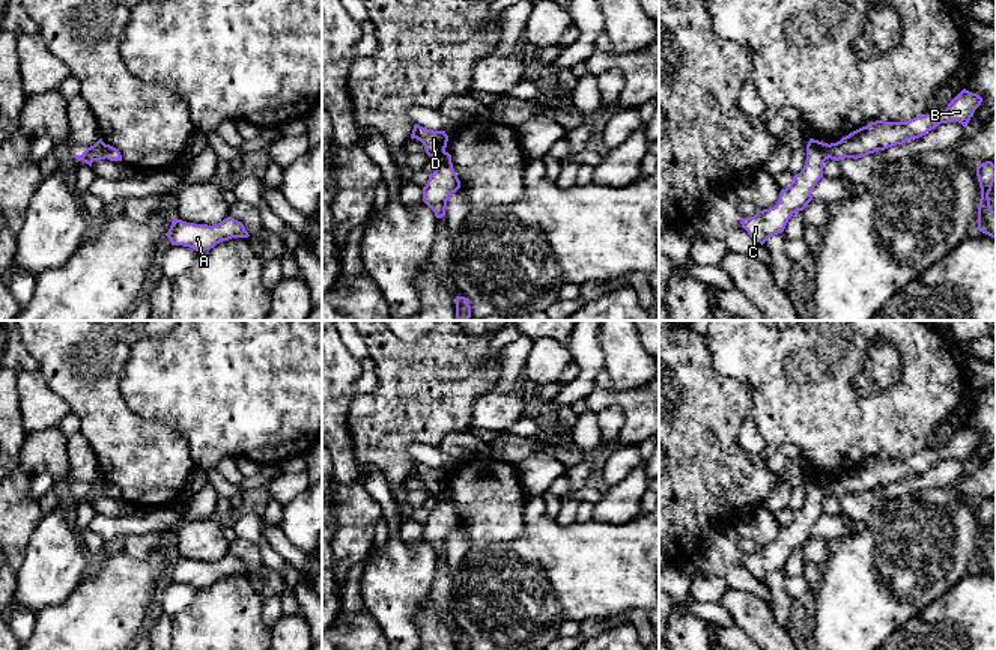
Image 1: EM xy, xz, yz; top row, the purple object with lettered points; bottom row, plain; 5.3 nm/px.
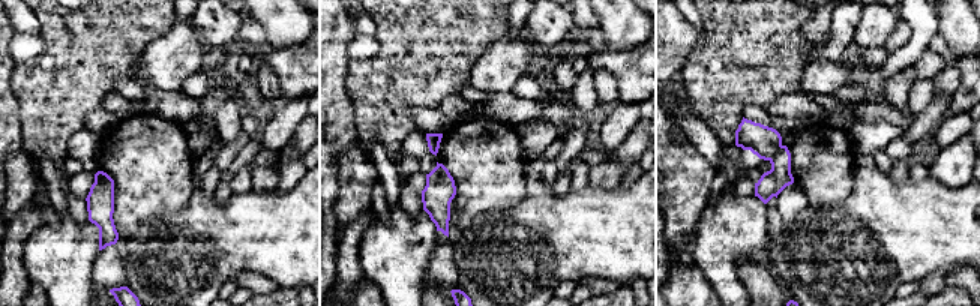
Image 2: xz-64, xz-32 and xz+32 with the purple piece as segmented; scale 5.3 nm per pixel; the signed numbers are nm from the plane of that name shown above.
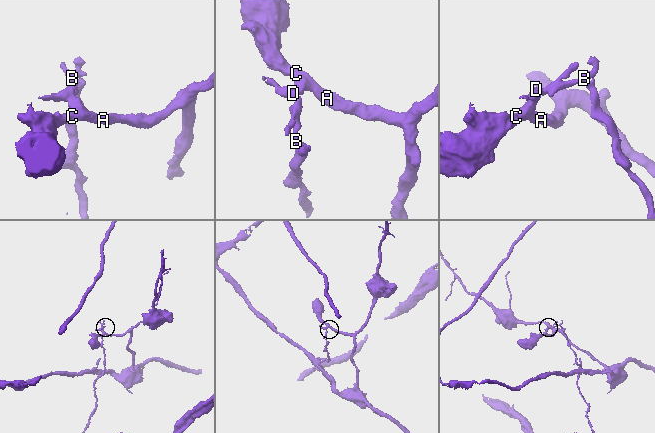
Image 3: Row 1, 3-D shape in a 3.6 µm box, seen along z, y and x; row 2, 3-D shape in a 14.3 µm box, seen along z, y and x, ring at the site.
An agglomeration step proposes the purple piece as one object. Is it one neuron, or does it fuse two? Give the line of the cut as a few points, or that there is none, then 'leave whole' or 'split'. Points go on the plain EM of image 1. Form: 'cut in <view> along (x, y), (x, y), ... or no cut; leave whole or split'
cut in xy along (104, 482), (106, 494); split

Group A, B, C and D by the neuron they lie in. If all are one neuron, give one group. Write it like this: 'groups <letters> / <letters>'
groups A C D / B

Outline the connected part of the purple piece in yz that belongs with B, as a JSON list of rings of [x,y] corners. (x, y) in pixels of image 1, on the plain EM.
[[[963,426],[948,444],[937,451],[916,453],[904,459],[871,459],[843,474],[840,478],[831,480],[829,495],[835,498],[841,495],[858,497],[876,488],[885,488],[903,481],[907,477],[919,475],[940,460],[958,459],[966,465],[981,439],[982,435],[978,430]]]

